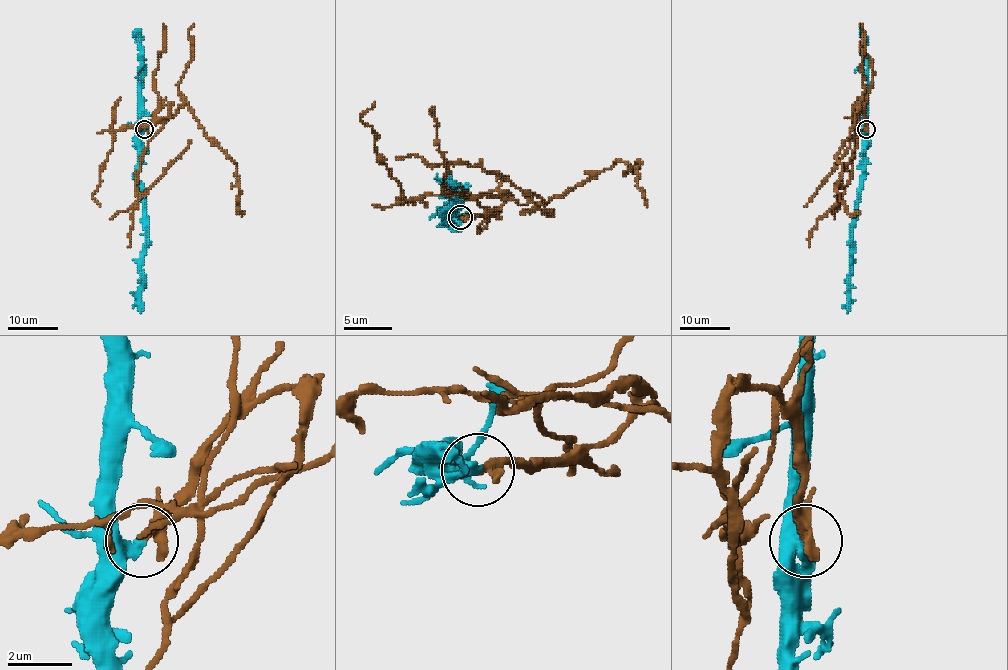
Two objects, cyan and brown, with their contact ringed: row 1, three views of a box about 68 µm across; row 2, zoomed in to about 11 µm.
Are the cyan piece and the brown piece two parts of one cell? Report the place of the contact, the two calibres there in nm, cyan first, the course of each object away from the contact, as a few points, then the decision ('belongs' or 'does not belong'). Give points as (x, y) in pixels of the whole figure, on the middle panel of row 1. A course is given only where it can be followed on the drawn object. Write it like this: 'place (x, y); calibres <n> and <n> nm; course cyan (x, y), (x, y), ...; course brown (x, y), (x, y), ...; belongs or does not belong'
place (460, 217); calibres 360 and 360 nm; course cyan (460, 216), (449, 212), (458, 202), (460, 193), (437, 173); course brown (460, 216), (482, 216), (504, 195), (520, 205), (561, 197), (616, 162), (635, 171), (637, 162), (647, 207); does not belong

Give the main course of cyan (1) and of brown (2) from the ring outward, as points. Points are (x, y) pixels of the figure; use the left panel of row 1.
1: (145, 128), (140, 135), (138, 181), (143, 199), (145, 254), (138, 304), (132, 307)
2: (145, 128), (165, 105), (170, 107), (168, 118), (186, 104), (198, 124), (237, 165), (238, 213), (243, 212)

